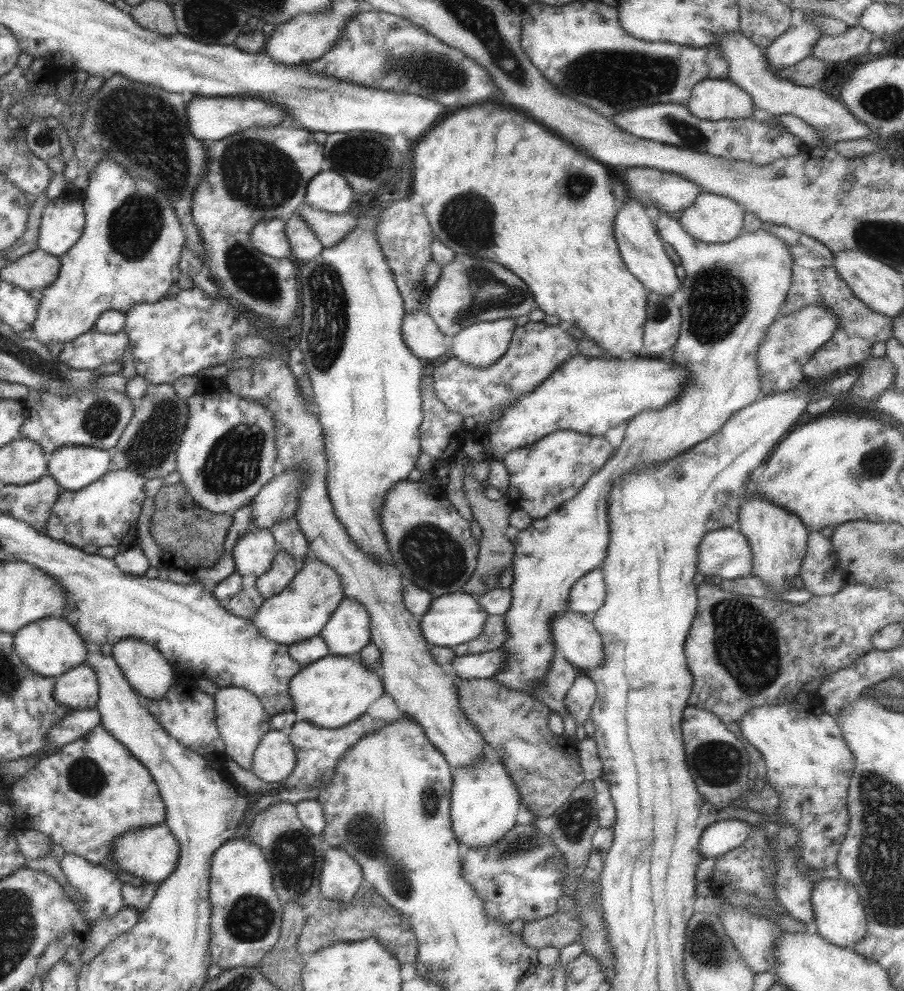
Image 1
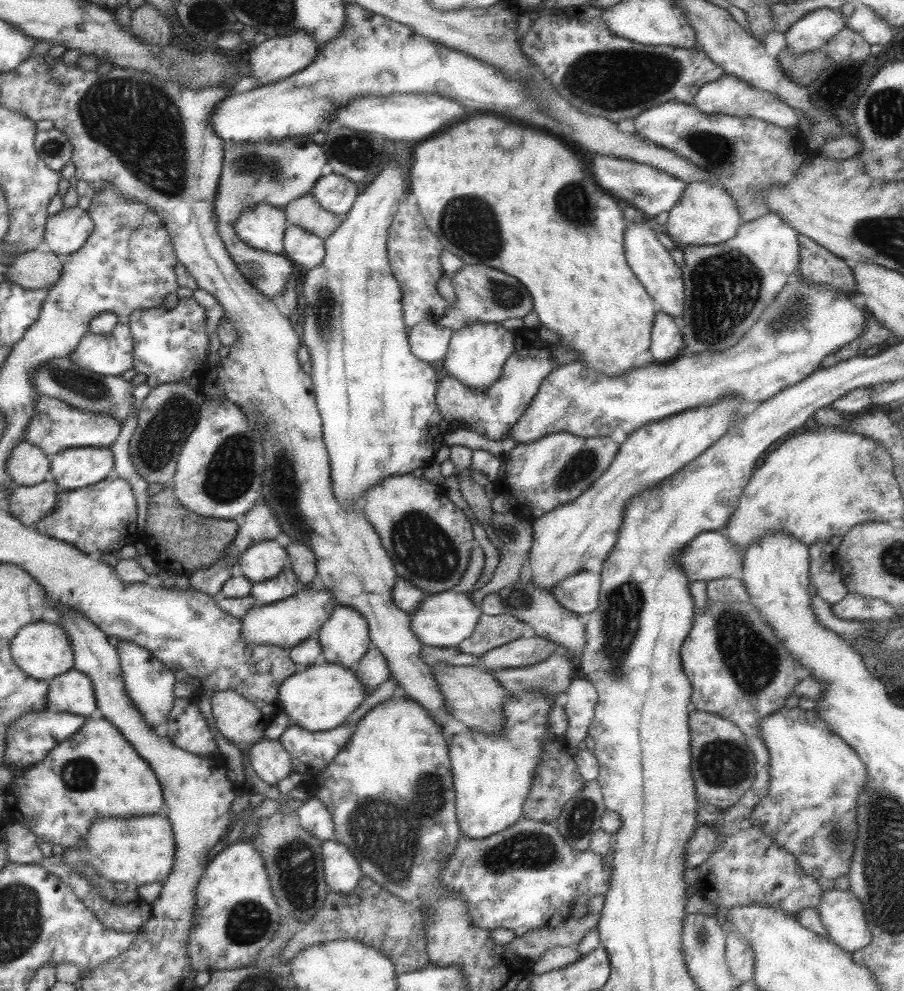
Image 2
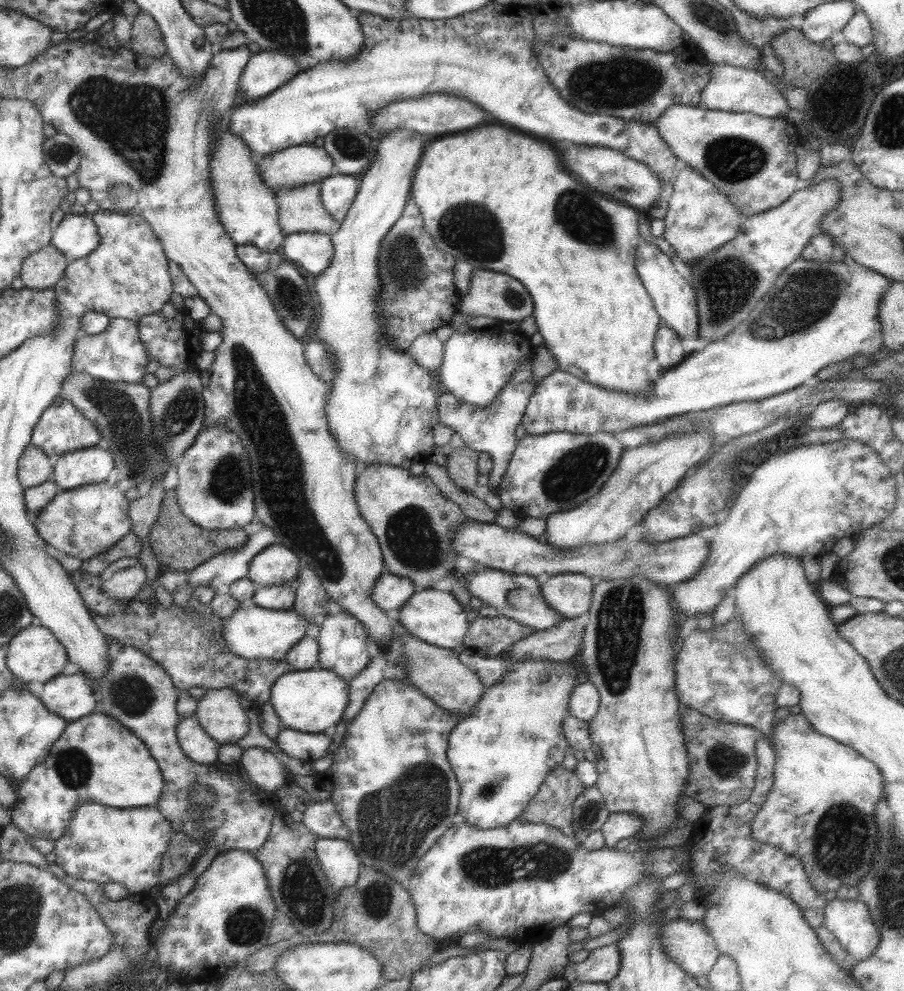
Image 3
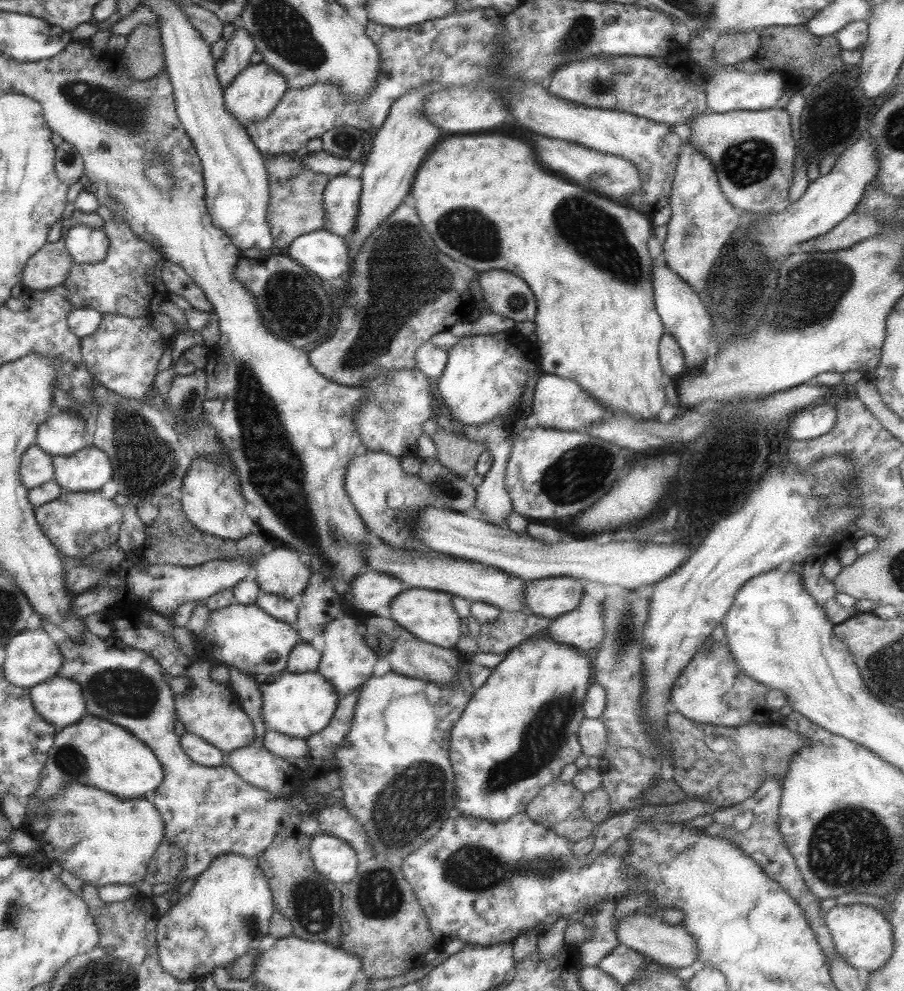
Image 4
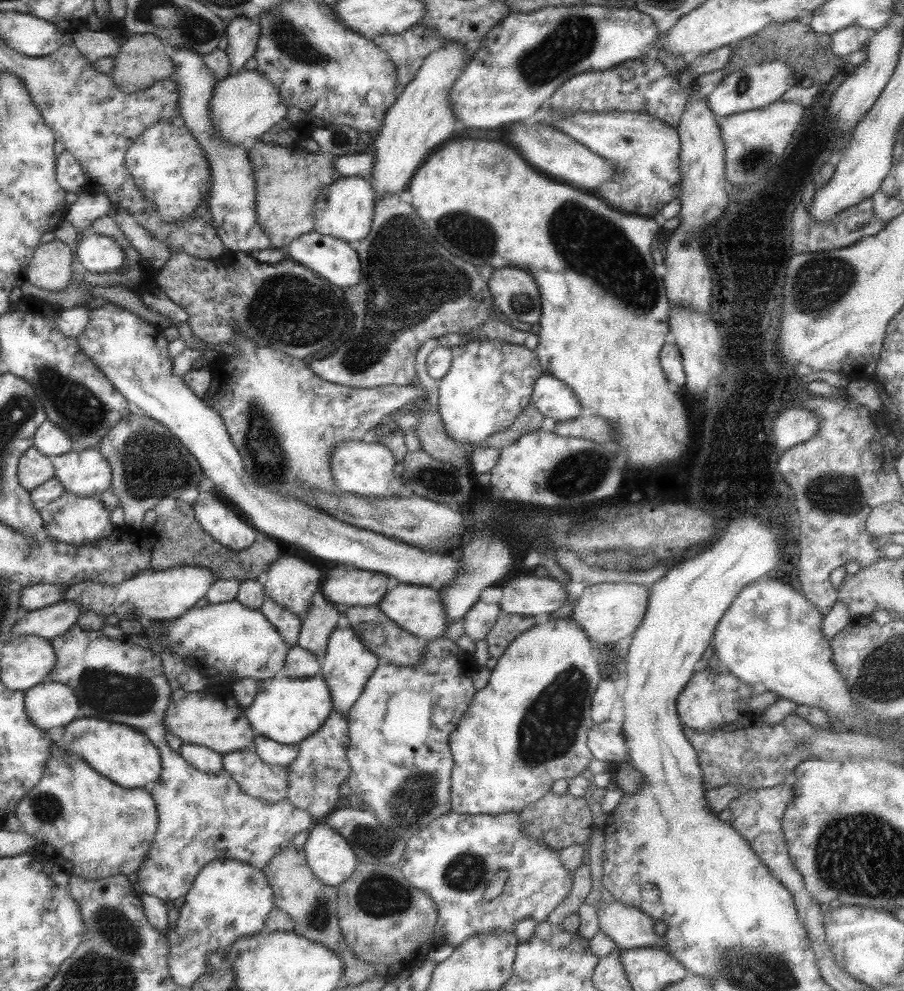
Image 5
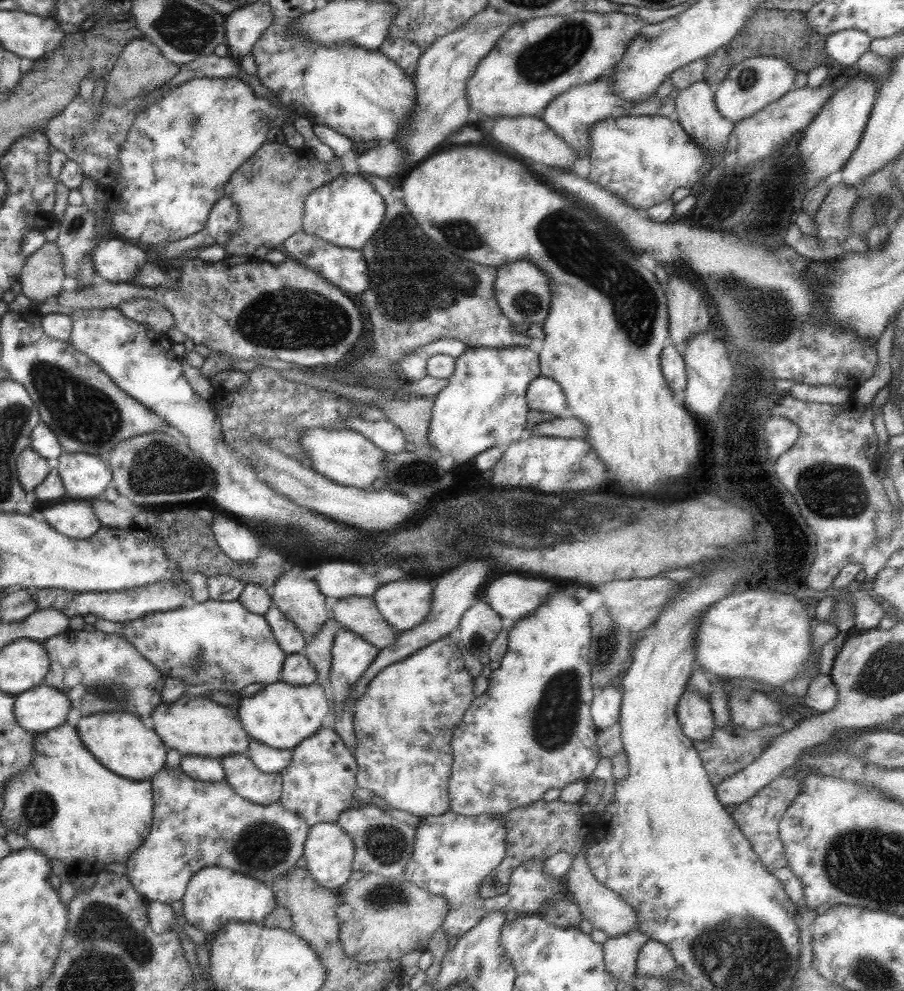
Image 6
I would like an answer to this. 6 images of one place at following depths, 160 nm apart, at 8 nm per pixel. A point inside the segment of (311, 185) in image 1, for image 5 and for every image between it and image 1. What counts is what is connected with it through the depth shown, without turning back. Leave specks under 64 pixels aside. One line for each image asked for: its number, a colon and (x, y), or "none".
2: (335, 193)
3: (336, 192)
4: (340, 196)
5: (343, 210)

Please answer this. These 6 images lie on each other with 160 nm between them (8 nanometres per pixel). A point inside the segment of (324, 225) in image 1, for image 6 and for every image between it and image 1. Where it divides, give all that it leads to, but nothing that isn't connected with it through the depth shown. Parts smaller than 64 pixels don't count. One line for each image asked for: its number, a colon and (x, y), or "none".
2: (305, 212)
3: (299, 210)
4: (294, 207)
5: (286, 182)
6: (268, 189)

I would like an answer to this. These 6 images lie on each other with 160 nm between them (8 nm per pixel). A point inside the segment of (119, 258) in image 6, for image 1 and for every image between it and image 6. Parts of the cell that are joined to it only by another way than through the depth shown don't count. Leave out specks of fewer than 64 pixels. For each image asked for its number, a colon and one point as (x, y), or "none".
1: (62, 219)
2: (65, 232)
3: (75, 236)
4: (84, 245)
5: (98, 254)

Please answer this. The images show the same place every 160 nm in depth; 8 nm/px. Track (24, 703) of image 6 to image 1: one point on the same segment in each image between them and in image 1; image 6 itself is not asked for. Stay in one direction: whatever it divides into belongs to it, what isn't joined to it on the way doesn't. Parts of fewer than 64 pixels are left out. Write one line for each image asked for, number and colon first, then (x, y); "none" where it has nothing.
1: (76, 689)
2: (71, 692)
3: (70, 697)
4: (58, 701)
5: (48, 704)

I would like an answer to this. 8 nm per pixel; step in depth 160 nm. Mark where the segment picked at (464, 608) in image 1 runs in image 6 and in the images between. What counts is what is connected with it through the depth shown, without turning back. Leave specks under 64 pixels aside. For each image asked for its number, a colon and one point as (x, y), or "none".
2: (444, 619)
3: (435, 617)
4: (428, 615)
5: (416, 609)
6: (403, 605)

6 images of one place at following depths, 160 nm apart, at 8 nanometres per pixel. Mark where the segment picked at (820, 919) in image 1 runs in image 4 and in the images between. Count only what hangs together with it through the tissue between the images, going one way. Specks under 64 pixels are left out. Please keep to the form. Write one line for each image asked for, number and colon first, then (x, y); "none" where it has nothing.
2: (840, 913)
3: (848, 921)
4: (861, 936)

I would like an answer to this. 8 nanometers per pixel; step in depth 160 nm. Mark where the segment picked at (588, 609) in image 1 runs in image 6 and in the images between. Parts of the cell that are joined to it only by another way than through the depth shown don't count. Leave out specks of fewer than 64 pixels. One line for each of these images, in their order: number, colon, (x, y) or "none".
2: (579, 593)
3: (569, 595)
4: (548, 598)
5: (527, 596)
6: (511, 597)

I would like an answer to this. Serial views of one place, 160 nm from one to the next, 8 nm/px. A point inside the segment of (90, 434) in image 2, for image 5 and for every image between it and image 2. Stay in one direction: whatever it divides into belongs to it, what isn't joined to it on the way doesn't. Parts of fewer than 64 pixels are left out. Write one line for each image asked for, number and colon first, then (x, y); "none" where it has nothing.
3: (61, 428)
4: (61, 434)
5: (48, 439)

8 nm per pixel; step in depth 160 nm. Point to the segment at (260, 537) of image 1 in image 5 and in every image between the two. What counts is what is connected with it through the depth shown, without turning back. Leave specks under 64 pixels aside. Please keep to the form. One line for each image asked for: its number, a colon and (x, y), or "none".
2: (261, 561)
3: (275, 565)
4: (279, 571)
5: (290, 582)

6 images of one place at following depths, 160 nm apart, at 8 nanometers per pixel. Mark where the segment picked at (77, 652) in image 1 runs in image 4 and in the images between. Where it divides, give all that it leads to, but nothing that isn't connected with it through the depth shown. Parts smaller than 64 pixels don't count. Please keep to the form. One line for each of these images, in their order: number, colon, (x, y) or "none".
2: (41, 650)
3: (33, 653)
4: (32, 656)

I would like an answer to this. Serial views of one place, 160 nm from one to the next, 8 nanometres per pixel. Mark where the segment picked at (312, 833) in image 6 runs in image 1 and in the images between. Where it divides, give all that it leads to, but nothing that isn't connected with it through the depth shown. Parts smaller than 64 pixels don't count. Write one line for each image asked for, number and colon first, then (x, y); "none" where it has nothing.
1: (340, 875)
2: (341, 871)
3: (340, 865)
4: (333, 859)
5: (327, 854)

